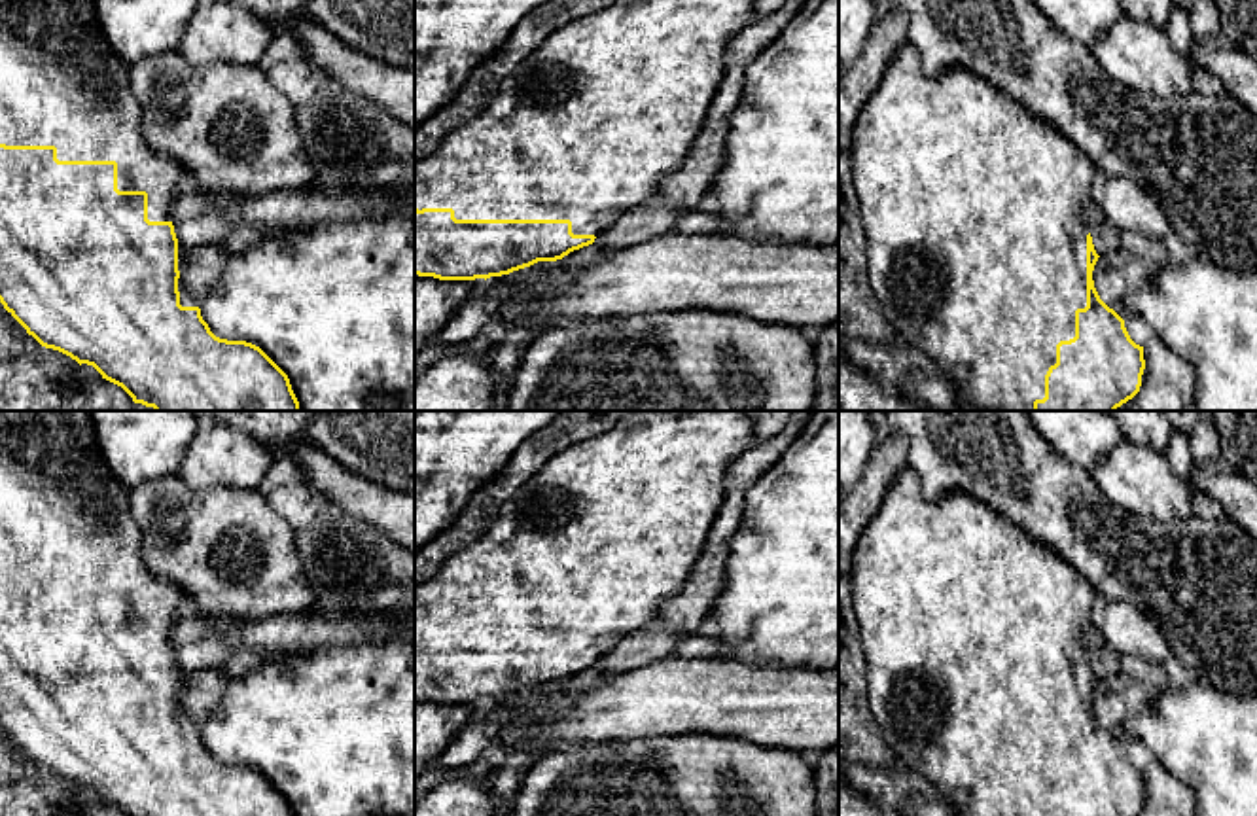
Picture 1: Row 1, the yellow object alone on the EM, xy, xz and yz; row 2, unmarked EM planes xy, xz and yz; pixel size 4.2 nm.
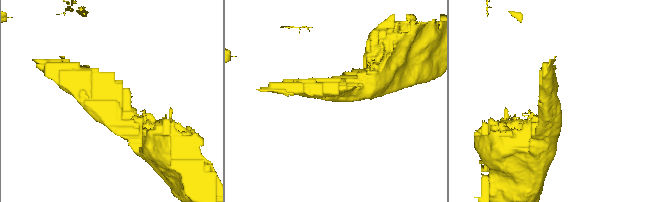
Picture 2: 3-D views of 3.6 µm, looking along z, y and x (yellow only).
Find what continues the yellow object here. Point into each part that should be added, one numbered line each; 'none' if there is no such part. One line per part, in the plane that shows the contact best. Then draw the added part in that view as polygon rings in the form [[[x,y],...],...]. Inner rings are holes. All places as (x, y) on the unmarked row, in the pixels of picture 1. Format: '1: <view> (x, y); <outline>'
1: xy (61, 510); [[[0,411],[0,568],[6,570],[55,570],[59,585],[115,585],[119,615],[148,617],[148,644],[170,646],[172,629],[193,608],[187,594],[168,579],[153,576],[142,560],[142,530],[129,506],[131,490],[108,470],[97,449],[95,420],[91,411]]]

